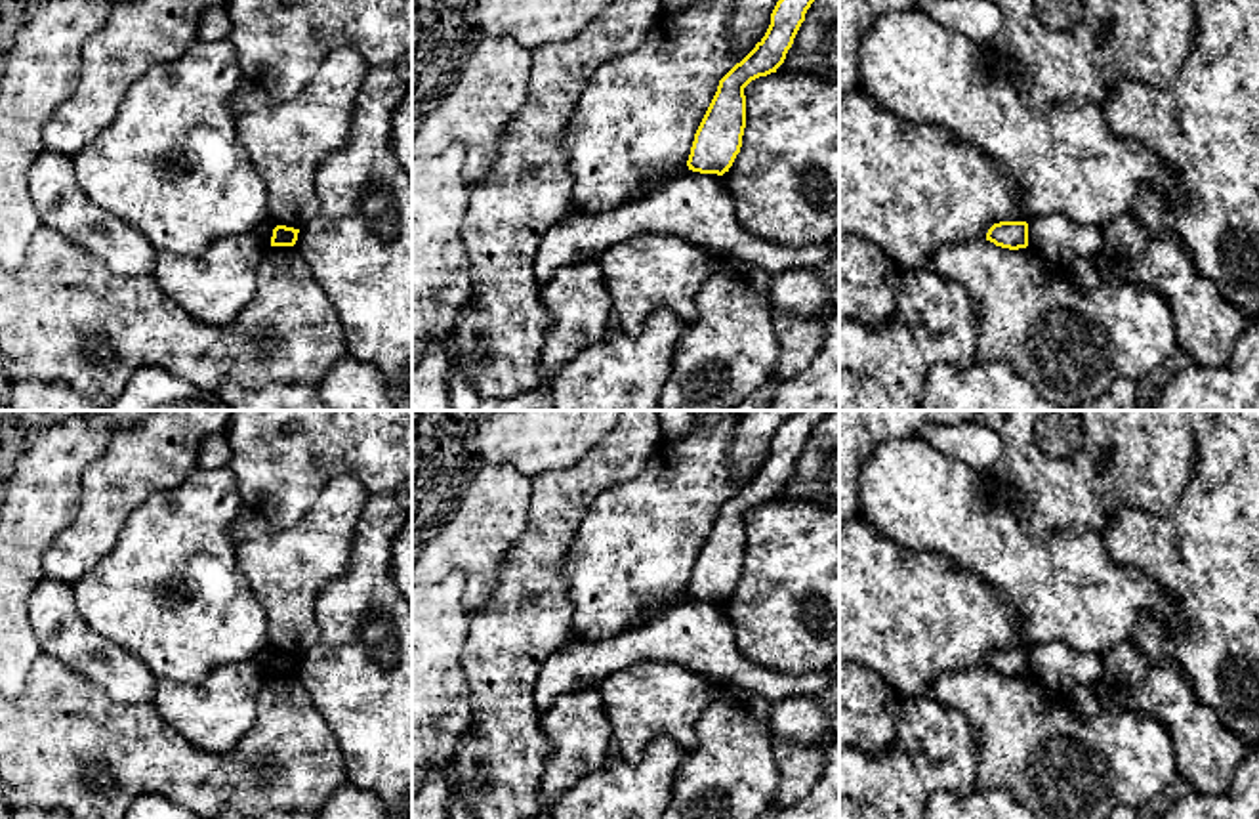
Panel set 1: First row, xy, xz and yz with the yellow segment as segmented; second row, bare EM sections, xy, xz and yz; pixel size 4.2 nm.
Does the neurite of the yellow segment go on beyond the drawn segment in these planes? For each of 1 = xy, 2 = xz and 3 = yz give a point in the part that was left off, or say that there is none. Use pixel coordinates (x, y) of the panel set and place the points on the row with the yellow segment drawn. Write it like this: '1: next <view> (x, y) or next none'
1: next none
2: next none
3: next none

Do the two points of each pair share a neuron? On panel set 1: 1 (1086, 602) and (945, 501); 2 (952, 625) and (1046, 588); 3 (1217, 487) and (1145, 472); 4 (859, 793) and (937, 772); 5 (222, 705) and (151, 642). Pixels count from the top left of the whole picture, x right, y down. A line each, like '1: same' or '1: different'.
1: same
2: different
3: different
4: same
5: different

